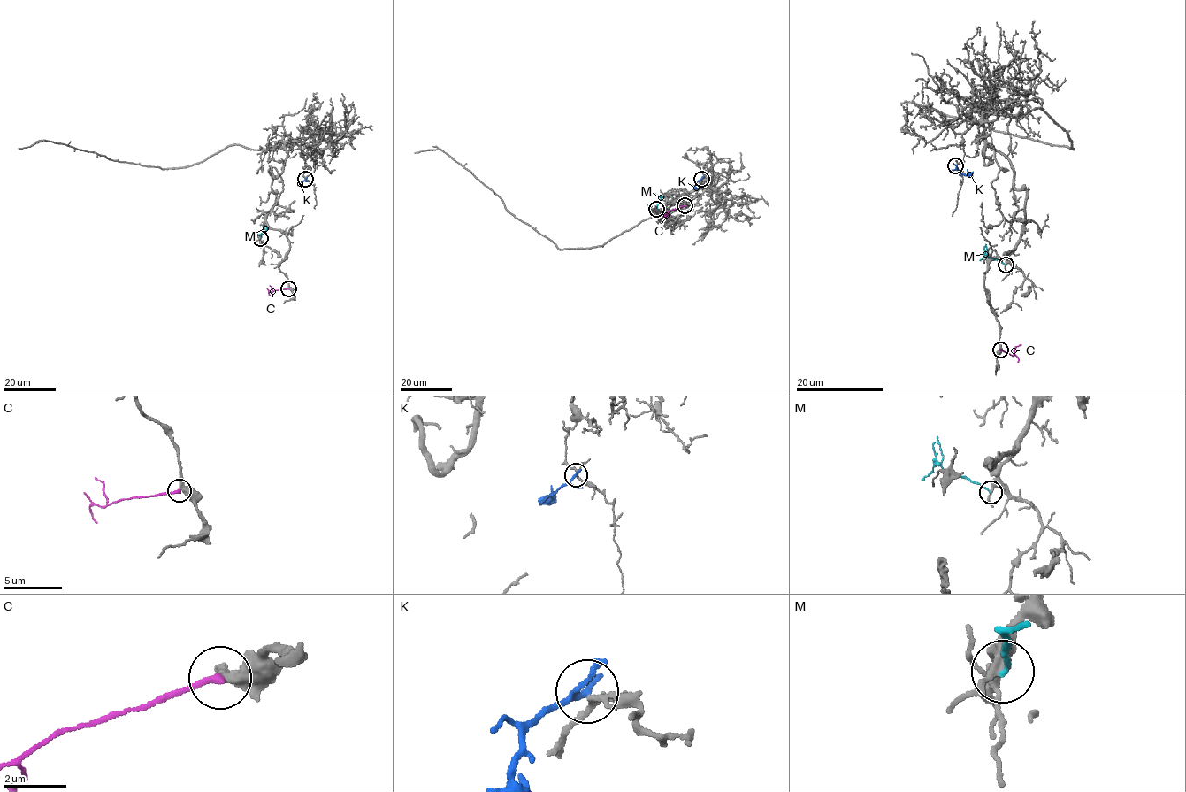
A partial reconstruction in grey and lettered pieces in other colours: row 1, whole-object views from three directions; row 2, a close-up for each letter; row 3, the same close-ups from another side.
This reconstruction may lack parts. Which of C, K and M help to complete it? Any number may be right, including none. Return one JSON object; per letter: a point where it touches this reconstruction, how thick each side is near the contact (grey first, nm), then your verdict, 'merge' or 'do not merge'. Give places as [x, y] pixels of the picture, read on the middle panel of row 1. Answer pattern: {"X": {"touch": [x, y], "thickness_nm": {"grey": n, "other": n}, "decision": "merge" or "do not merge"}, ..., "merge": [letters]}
{"C": {"touch": [684, 205], "thickness_nm": {"grey": 400, "other": 240}, "decision": "merge"}, "K": {"touch": [701, 179], "thickness_nm": {"grey": 130, "other": 170}, "decision": "do not merge"}, "M": {"touch": [656, 209], "thickness_nm": {"grey": 300, "other": 140}, "decision": "do not merge"}, "merge": ["C"]}

